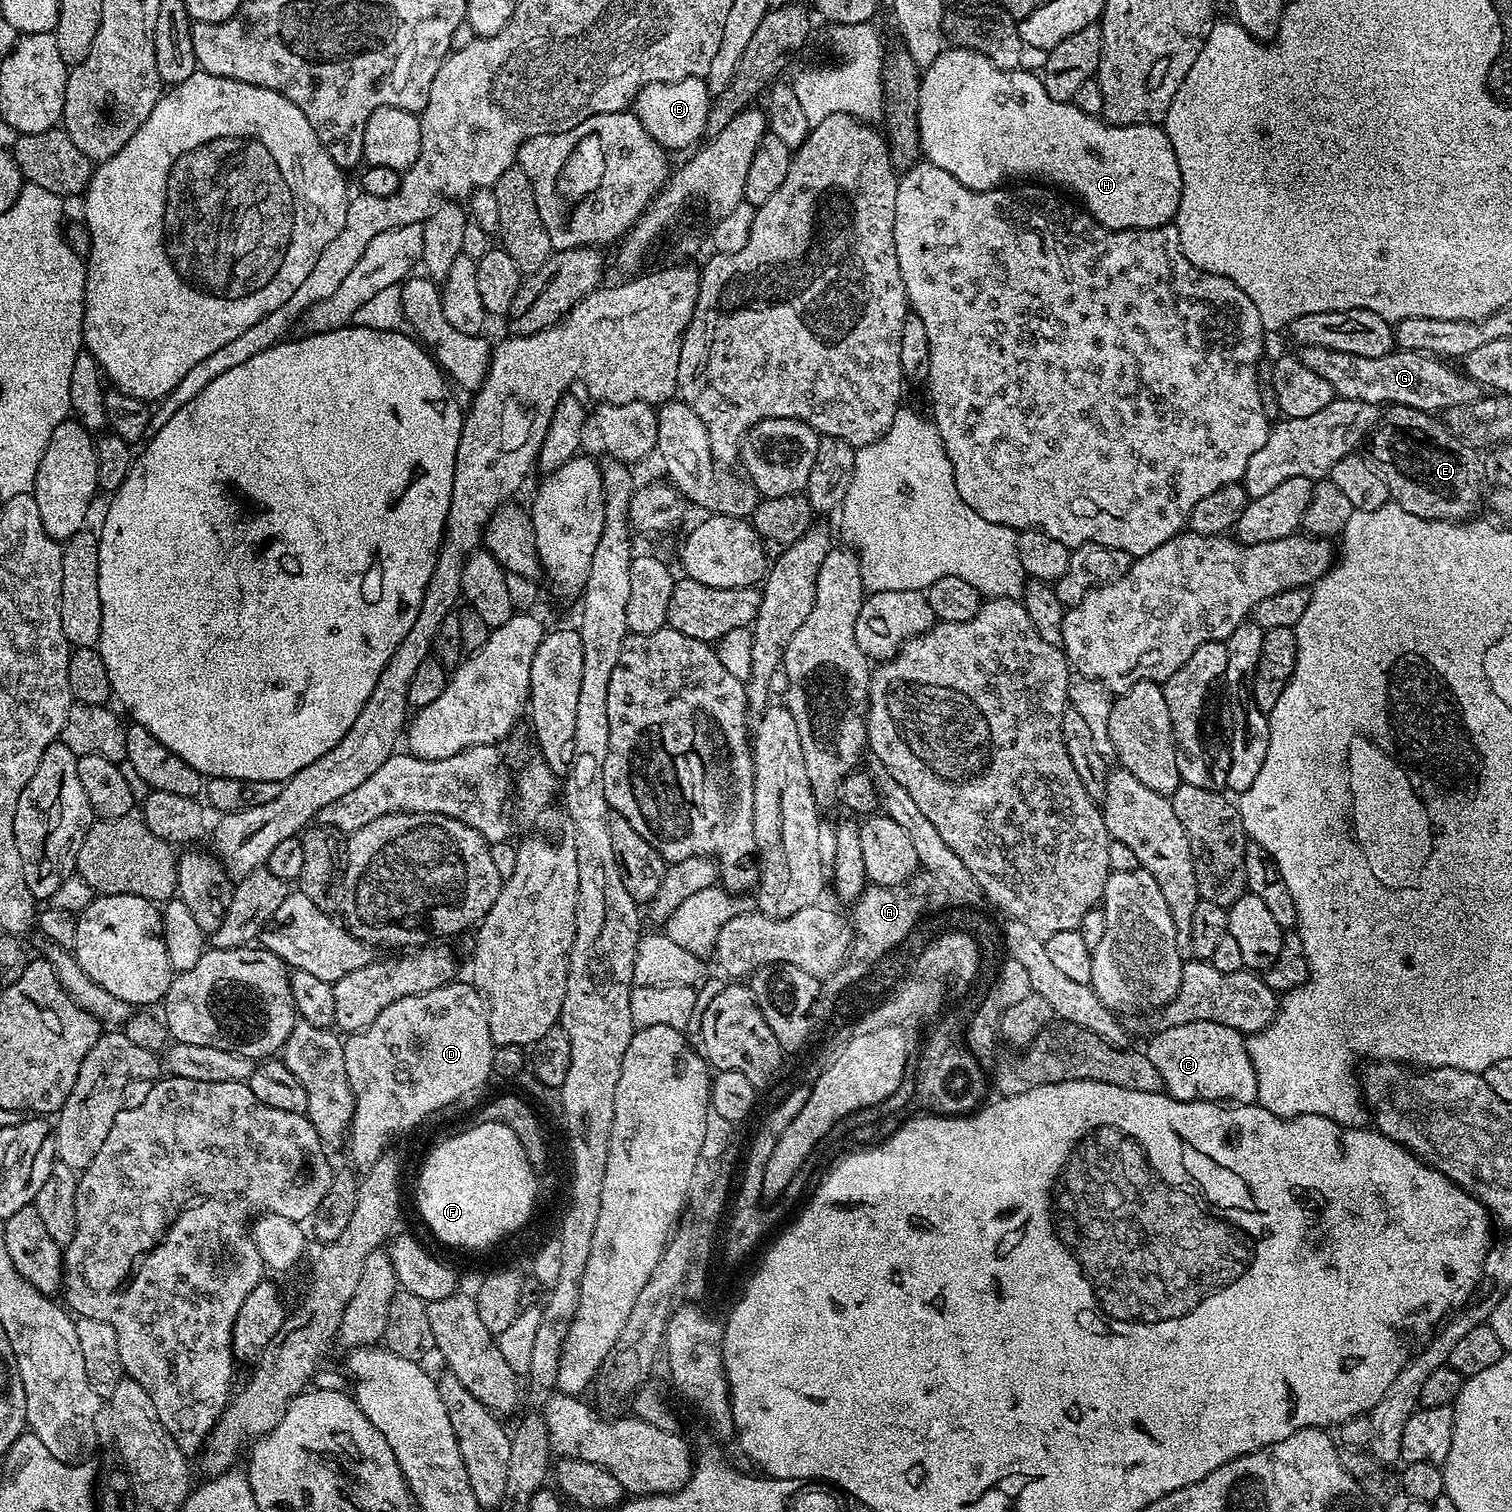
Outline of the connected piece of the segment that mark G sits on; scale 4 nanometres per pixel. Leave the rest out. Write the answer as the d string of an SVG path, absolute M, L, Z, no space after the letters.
M1322 346L1301 347L1298 359L1302 366L1330 382L1333 393L1342 400L1361 400L1377 406L1405 404L1423 412L1440 414L1443 408L1458 410L1466 402L1482 395L1481 385L1469 380L1463 371L1451 368L1451 363L1423 352L1394 350L1382 358L1362 358L1362 354L1342 354Z

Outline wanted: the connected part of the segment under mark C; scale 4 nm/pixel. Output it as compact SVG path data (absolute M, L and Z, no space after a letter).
M1186 1022L1182 1026L1160 1028L1157 1036L1146 1047L1146 1055L1154 1062L1154 1070L1162 1074L1164 1092L1176 1100L1210 1100L1228 1104L1255 1104L1258 1080L1245 1037L1230 1026L1218 1022Z

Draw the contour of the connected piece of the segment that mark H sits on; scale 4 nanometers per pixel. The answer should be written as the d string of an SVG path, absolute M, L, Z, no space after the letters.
M949 47L936 59L929 68L923 69L919 77L920 97L917 99L918 130L920 131L920 150L927 163L938 166L938 170L946 170L946 174L954 174L962 186L975 192L991 192L1005 182L1003 180L1016 180L1021 176L1021 181L1028 182L1033 176L1033 181L1043 182L1057 189L1069 188L1076 192L1075 199L1094 217L1104 228L1118 230L1146 230L1147 228L1161 228L1164 224L1175 221L1178 202L1182 198L1182 170L1178 170L1178 158L1174 158L1174 146L1170 146L1170 138L1164 133L1163 127L1158 124L1110 124L1100 116L1091 116L1071 102L1058 102L1046 94L1046 86L1041 82L1039 75L1034 71L1013 70L999 68L982 54L965 48Z

